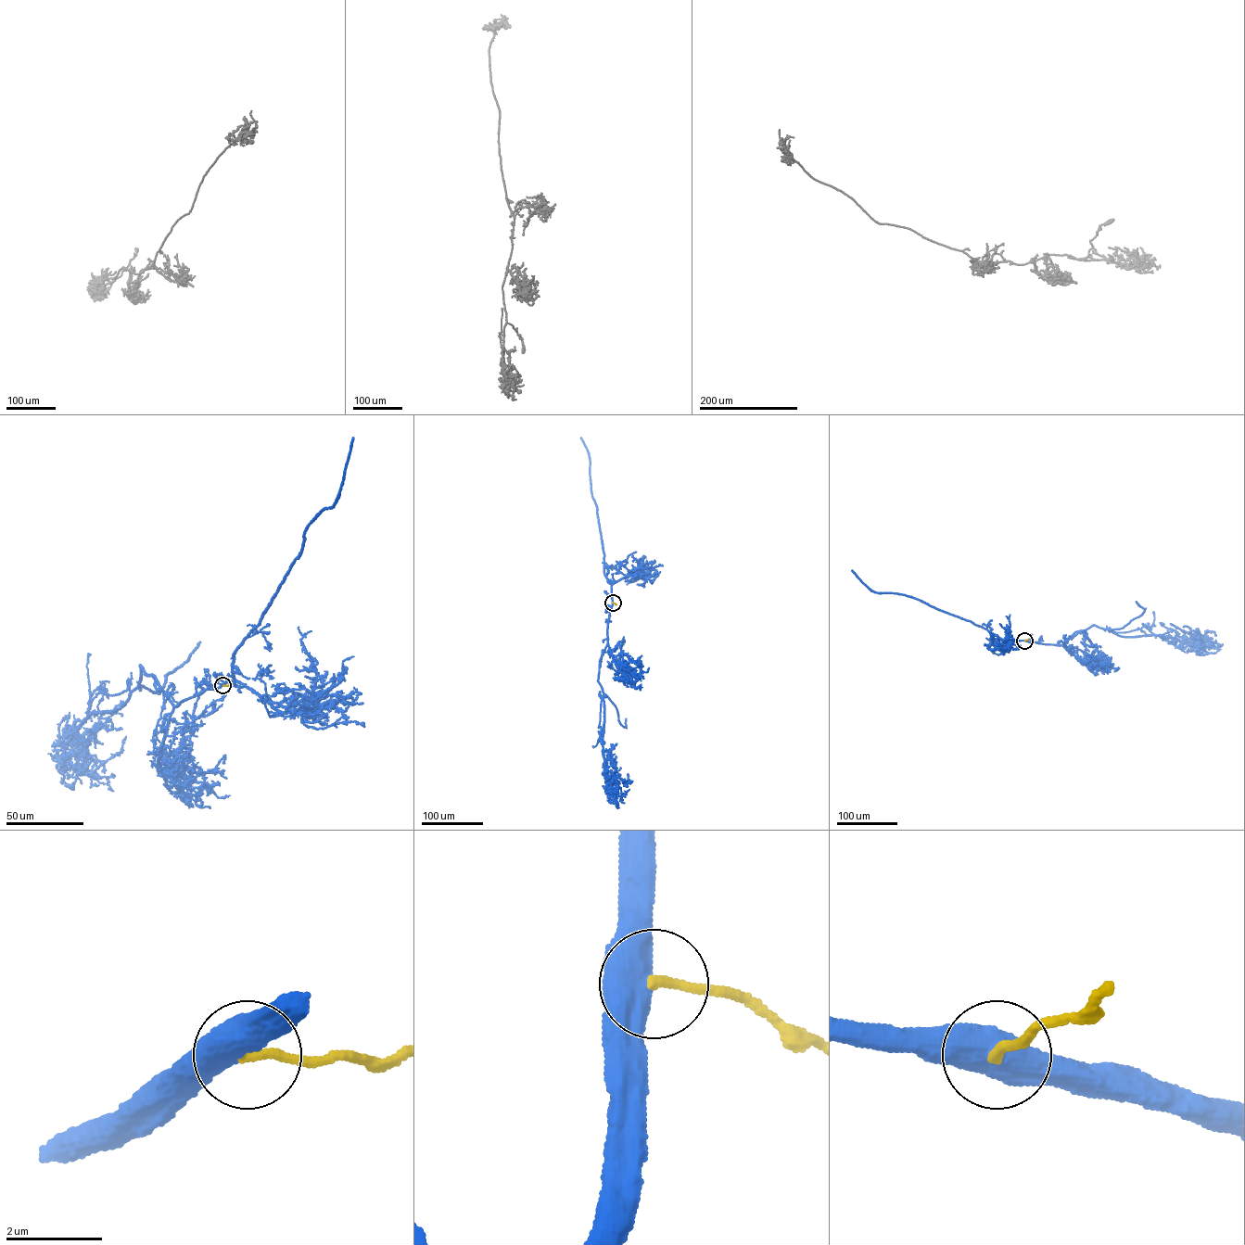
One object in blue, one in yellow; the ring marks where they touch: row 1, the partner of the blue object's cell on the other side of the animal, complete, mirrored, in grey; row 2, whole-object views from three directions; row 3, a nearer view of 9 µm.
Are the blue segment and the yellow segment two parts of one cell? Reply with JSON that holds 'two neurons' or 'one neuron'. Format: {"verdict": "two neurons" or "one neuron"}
{"verdict": "two neurons"}

